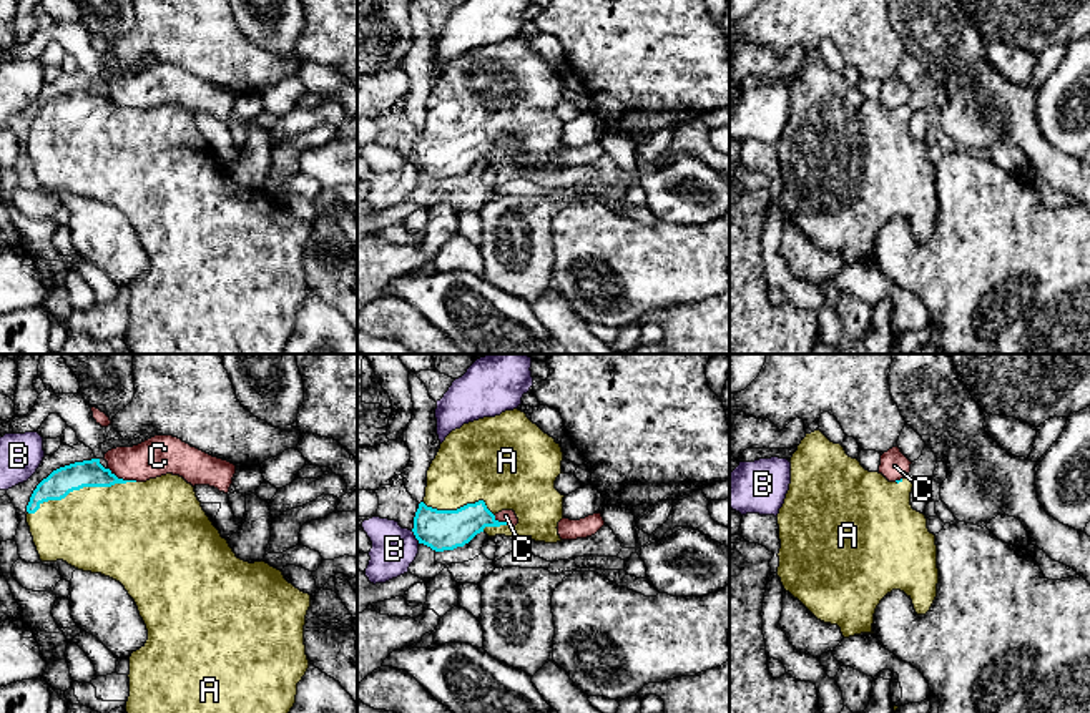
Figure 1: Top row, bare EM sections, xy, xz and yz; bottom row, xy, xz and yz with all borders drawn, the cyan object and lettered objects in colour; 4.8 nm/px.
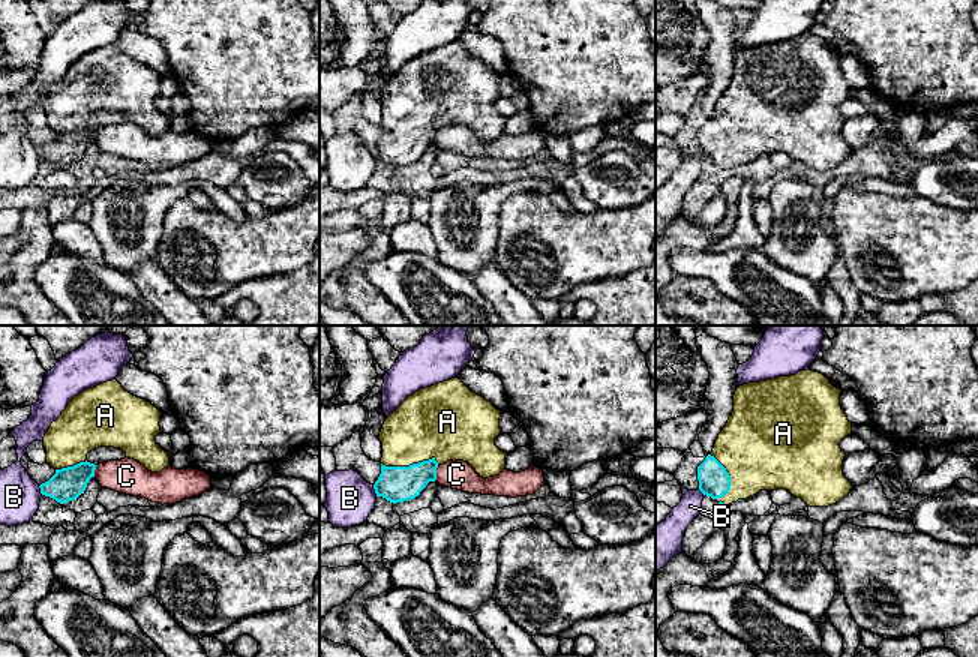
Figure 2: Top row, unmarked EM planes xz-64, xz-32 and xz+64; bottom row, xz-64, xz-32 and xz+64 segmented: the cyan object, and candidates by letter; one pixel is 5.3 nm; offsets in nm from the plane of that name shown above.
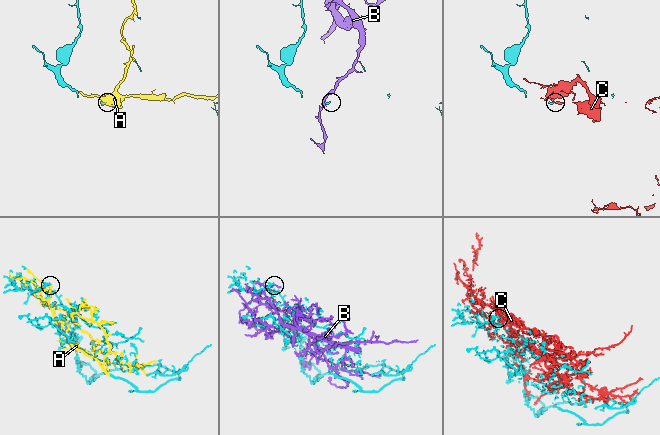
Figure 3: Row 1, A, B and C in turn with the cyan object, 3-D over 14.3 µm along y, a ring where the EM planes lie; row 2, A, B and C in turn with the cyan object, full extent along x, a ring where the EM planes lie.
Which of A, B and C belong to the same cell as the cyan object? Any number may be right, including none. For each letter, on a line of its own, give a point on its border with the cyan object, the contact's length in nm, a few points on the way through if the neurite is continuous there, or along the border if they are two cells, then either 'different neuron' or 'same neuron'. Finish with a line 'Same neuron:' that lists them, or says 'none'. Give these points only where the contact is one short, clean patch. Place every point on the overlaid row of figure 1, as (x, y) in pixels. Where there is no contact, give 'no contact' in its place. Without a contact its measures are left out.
A: xy (82, 487) | 550 nm | same neuron
B: xz (416, 537) | 80 nm | along xz (411, 531), (419, 542) | different neuron
C: xy (122, 479) | 160 nm | along xy (108, 467), (118, 477), (137, 481) | different neuron
Same neuron: A

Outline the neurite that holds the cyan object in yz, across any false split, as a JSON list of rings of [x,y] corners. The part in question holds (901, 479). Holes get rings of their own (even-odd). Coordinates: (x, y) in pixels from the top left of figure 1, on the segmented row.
[[[819,429],[806,434],[806,437],[798,445],[798,450],[791,457],[791,484],[786,494],[784,504],[779,509],[778,525],[779,525],[779,567],[778,577],[786,592],[789,592],[794,598],[798,598],[818,620],[831,625],[837,625],[844,638],[861,635],[861,633],[874,633],[874,613],[881,600],[891,593],[892,590],[904,592],[914,605],[917,615],[926,615],[935,597],[937,597],[937,583],[939,583],[939,568],[937,568],[937,545],[935,535],[927,529],[927,519],[924,514],[917,512],[911,505],[911,492],[914,484],[906,477],[896,482],[889,482],[879,472],[866,470],[857,459],[852,459],[846,454],[841,444],[831,442]]]

